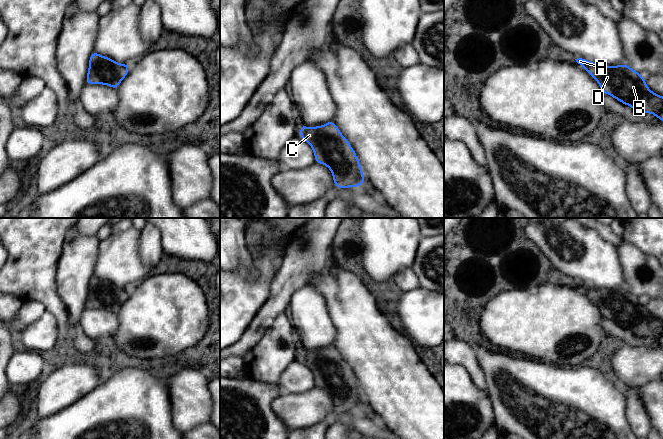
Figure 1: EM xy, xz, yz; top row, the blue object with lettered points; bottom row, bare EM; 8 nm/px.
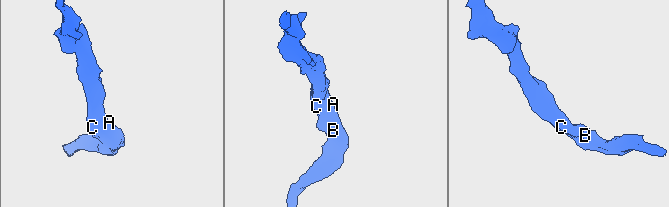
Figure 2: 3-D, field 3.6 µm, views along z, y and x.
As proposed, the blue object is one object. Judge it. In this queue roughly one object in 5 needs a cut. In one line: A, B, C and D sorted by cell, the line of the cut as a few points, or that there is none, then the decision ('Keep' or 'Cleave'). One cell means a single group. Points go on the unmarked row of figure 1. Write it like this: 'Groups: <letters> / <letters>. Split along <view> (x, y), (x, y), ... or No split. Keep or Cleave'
Groups: A B C D. No split. Keep

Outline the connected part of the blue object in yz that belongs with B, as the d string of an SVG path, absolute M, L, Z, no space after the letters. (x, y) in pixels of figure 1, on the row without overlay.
M577 282L575 284L598 306L600 313L604 318L608 318L623 328L631 330L639 337L651 337L659 344L663 345L663 321L652 316L648 312L644 300L626 288L606 290L582 282Z

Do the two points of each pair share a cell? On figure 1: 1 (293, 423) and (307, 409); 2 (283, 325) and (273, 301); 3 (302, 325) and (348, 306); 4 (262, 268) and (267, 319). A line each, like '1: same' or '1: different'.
1: same
2: different
3: different
4: different

